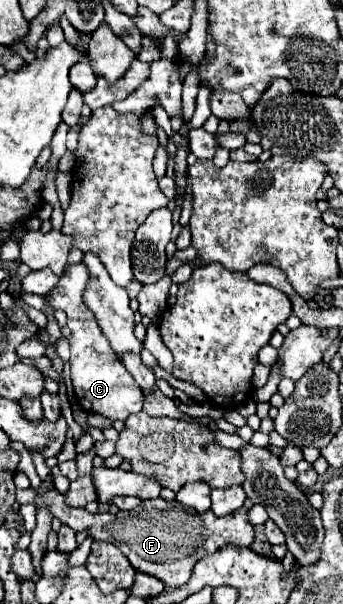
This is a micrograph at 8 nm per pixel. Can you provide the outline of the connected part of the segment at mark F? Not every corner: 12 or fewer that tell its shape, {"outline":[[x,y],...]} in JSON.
{"outline":[[18,489],[136,571],[180,587],[224,545],[250,547],[248,509],[224,517],[162,497],[88,513],[52,489]]}

